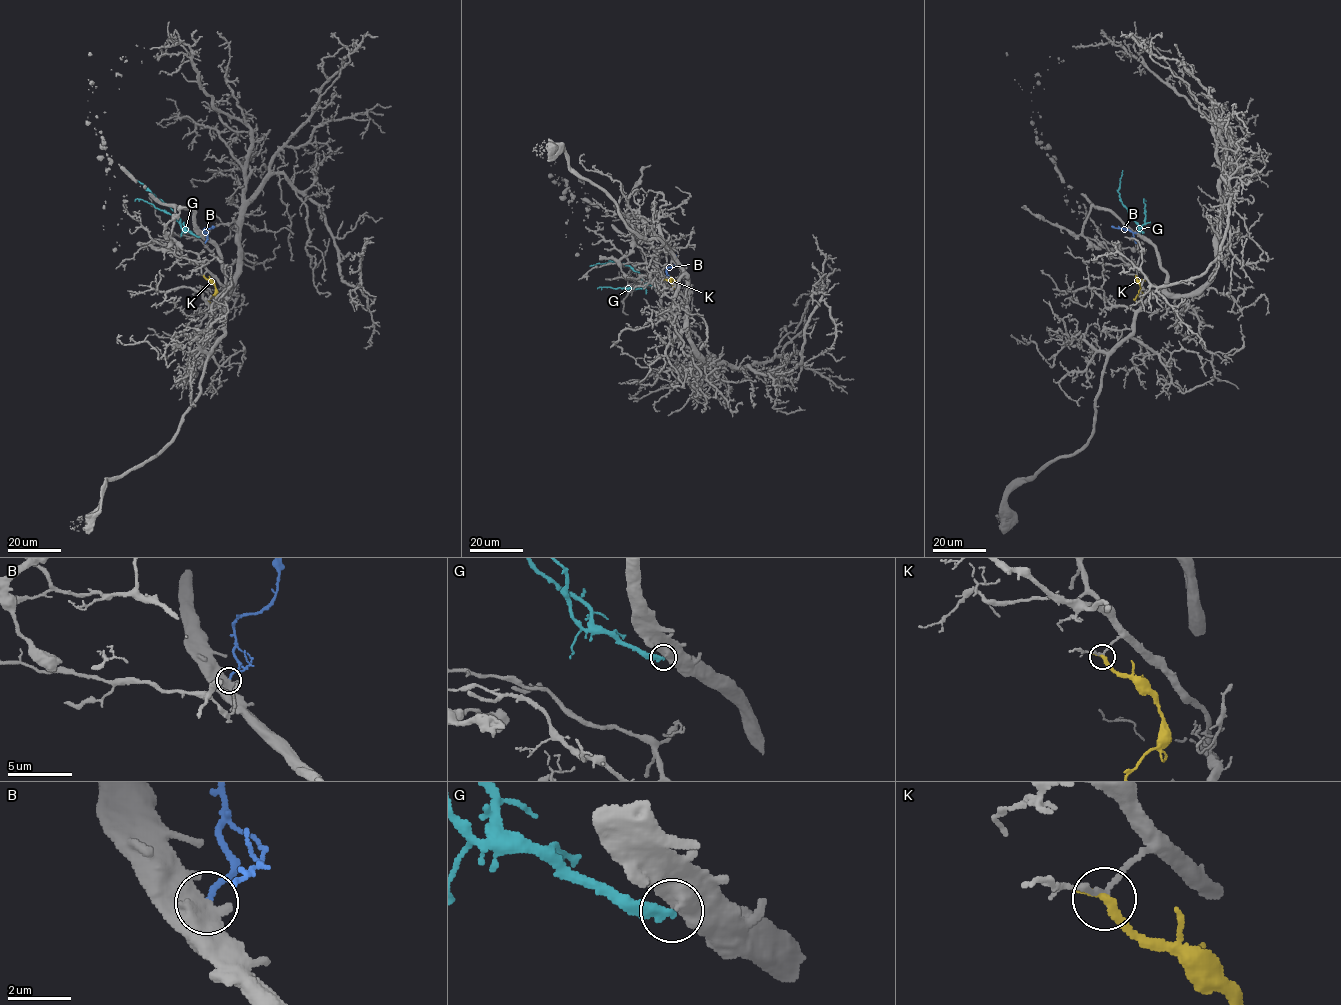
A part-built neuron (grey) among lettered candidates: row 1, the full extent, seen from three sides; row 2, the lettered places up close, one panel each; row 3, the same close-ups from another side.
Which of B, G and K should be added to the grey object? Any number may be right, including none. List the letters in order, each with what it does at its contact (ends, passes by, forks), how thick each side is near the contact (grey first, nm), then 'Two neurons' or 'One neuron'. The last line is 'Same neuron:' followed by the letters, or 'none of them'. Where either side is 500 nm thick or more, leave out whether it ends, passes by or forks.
B: Thickness 650 nm (grey) against 240 nm. Two neurons
G: Thickness 800 nm (grey) against 360 nm. Two neurons
K: It ends there. Thickness 160 nm (grey) against 320 nm. Two neurons
Same neuron: none of them

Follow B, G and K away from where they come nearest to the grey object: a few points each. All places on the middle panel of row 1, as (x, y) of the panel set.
B: (665, 281), (666, 269), (674, 264), (675, 255)
G: (662, 283), (644, 282), (638, 271), (612, 261), (590, 266)
K: (666, 279), (678, 283), (671, 278), (672, 286)

